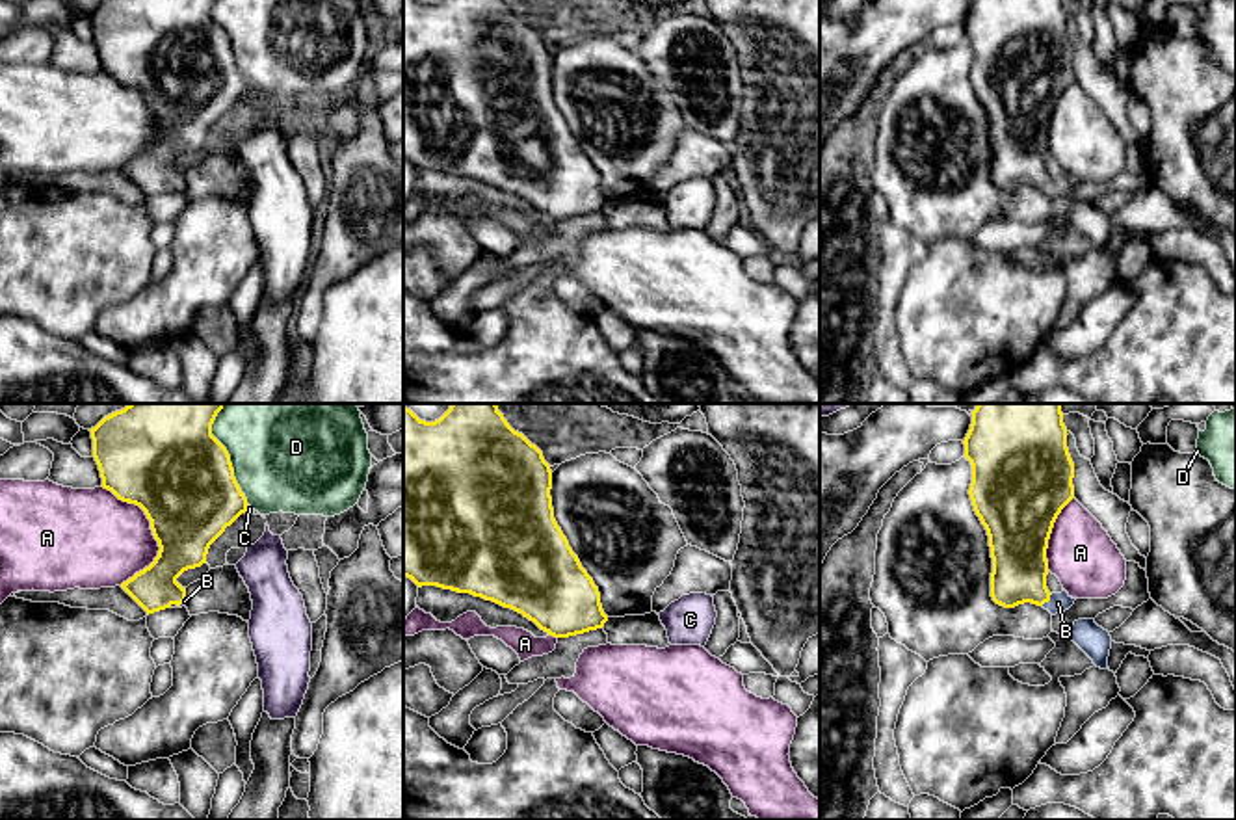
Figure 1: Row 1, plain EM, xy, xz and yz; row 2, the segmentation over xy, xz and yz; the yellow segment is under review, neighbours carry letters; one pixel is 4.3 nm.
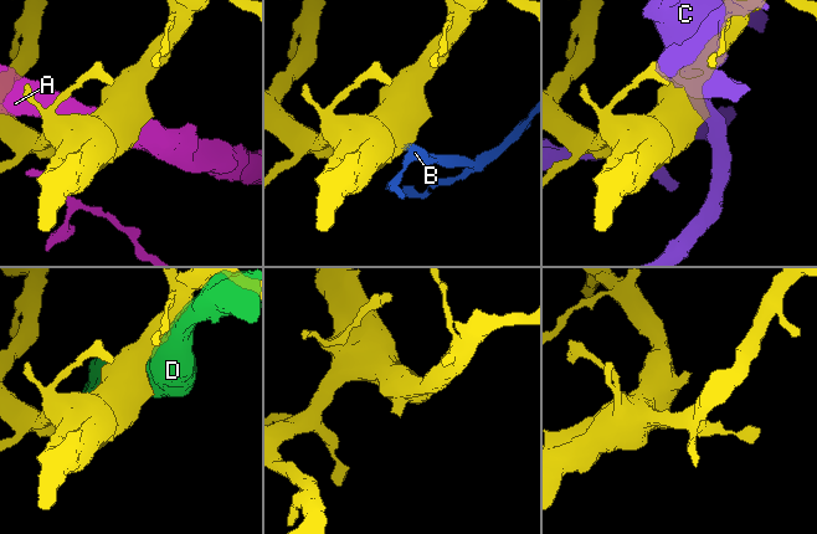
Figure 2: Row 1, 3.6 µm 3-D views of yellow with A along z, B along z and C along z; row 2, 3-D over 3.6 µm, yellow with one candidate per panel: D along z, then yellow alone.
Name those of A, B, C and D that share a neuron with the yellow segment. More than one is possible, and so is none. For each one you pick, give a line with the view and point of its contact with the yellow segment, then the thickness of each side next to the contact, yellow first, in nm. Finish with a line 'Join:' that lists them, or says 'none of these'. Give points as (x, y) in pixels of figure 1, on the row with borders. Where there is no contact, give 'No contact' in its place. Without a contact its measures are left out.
B: Touches yellow at yz (1047, 601). Thickness 240 nm (yellow) against 80 nm
Join: B

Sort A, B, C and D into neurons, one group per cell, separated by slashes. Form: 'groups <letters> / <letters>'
groups A / B / C / D

